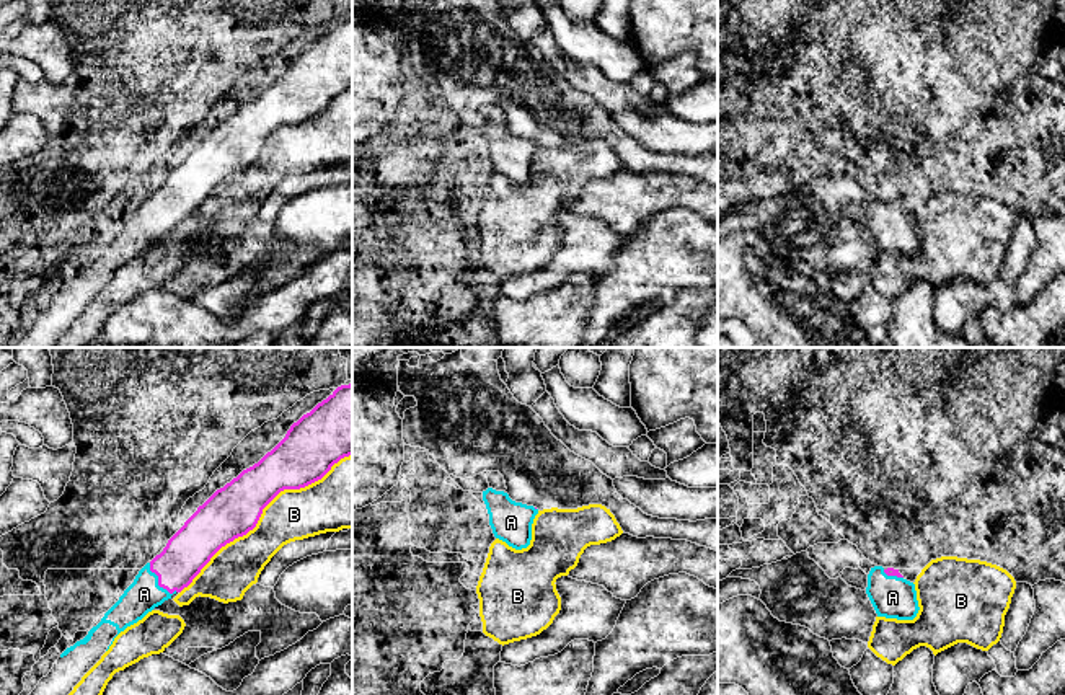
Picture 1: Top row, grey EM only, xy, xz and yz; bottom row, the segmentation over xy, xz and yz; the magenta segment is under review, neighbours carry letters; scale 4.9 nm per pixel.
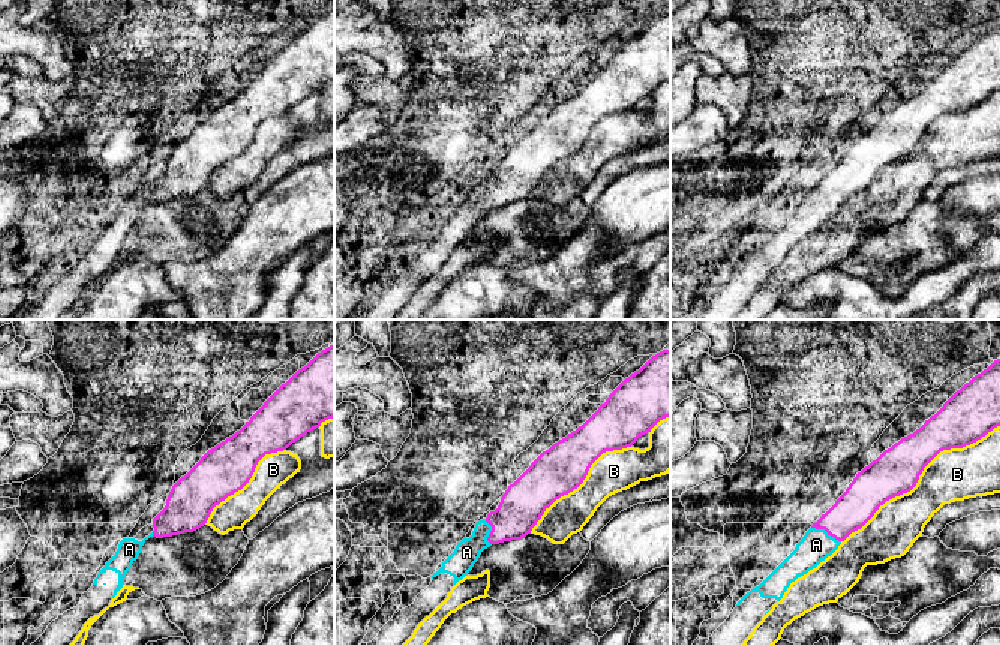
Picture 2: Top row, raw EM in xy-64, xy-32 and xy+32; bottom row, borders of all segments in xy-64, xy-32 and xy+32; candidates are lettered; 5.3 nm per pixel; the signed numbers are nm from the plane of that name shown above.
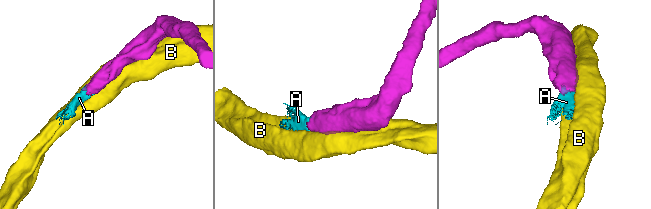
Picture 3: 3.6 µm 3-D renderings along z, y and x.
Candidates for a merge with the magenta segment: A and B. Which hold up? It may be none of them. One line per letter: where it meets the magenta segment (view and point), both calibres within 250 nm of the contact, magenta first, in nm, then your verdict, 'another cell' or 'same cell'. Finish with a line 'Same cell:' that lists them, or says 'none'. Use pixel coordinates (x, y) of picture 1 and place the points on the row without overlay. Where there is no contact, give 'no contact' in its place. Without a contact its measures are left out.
A: meets magenta in xy at (159, 217); 220 nm thick on the magenta side, 170 nm on the other; same cell
B: meets magenta in xy at (261, 147); 260 nm thick on the magenta side, 260 nm on the other; another cell
Same cell: A

